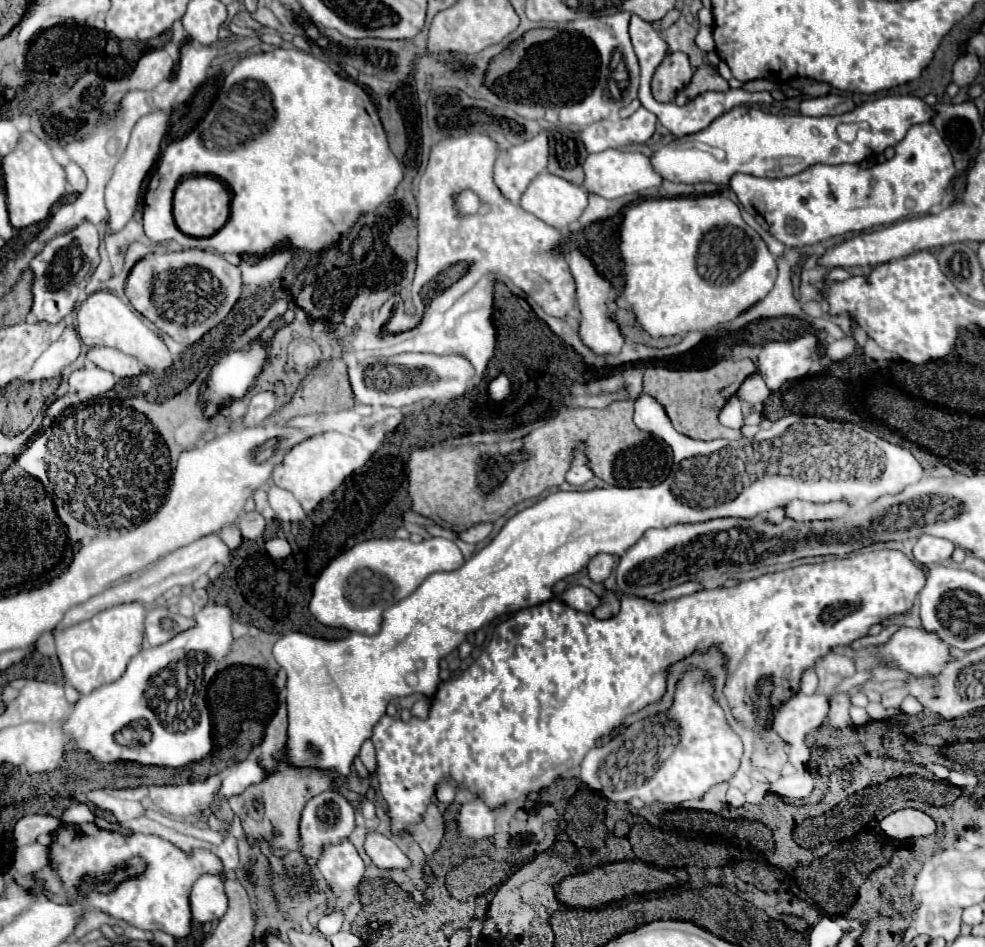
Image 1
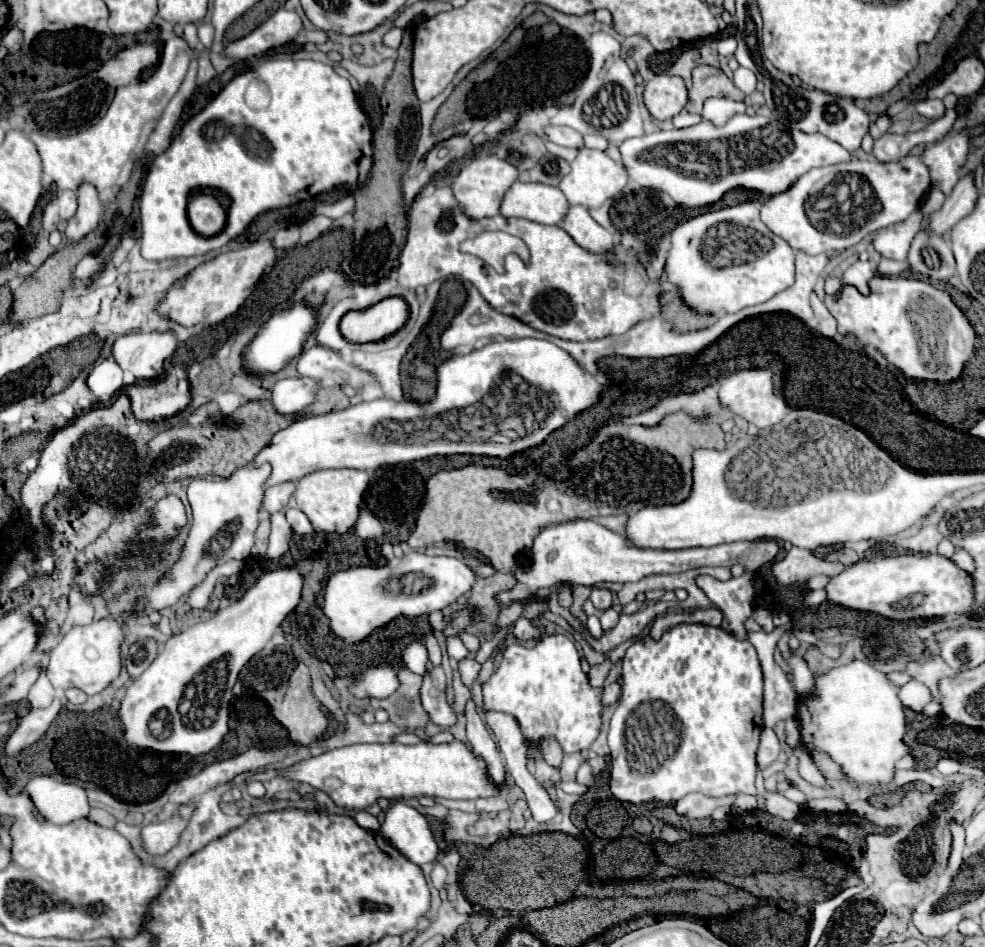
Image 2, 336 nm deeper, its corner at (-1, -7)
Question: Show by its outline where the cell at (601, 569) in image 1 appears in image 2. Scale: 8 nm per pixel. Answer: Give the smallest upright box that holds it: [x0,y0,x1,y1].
[590,587,612,611]

